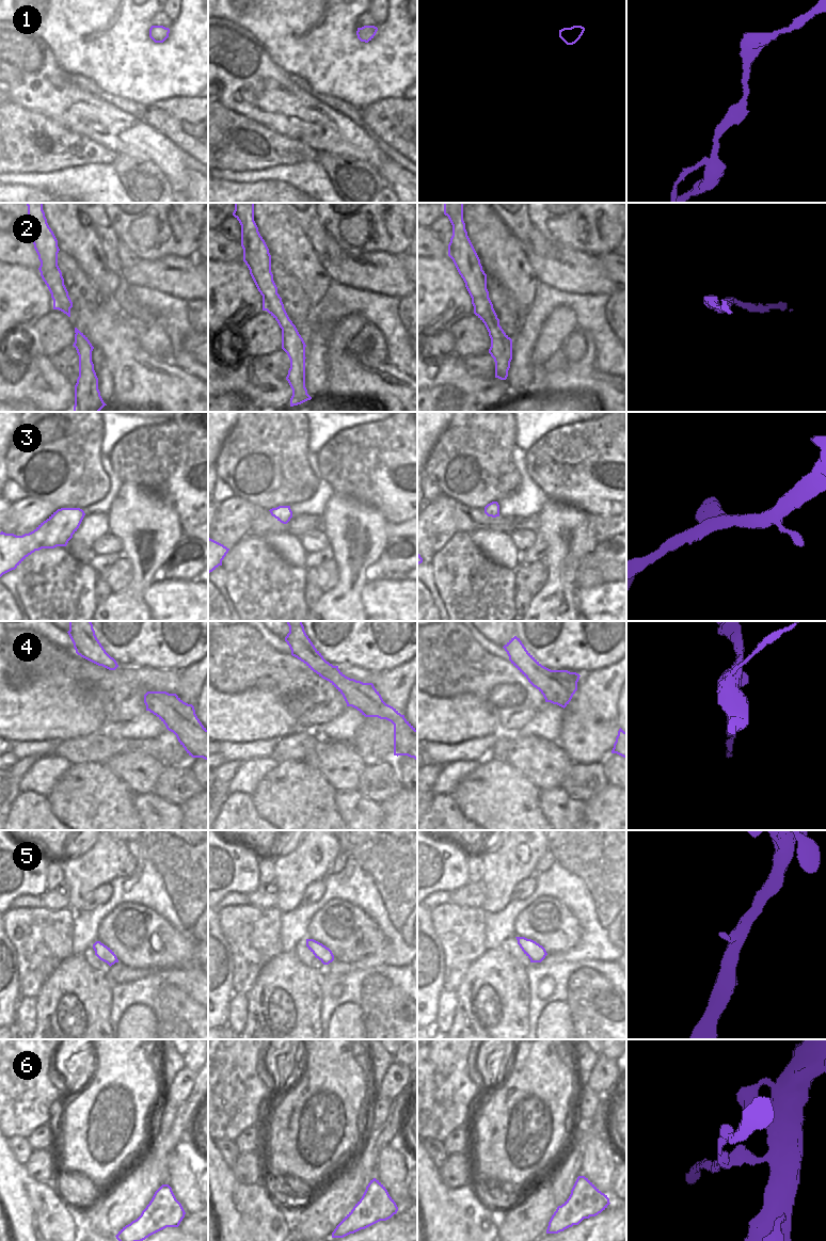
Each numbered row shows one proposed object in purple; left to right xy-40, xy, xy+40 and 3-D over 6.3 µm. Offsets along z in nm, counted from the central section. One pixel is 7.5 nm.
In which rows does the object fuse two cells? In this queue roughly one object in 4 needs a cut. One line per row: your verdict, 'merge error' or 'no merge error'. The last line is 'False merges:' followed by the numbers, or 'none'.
1: no merge error
2: no merge error
3: no merge error
4: no merge error
5: no merge error
6: merge error
False merges: 6

